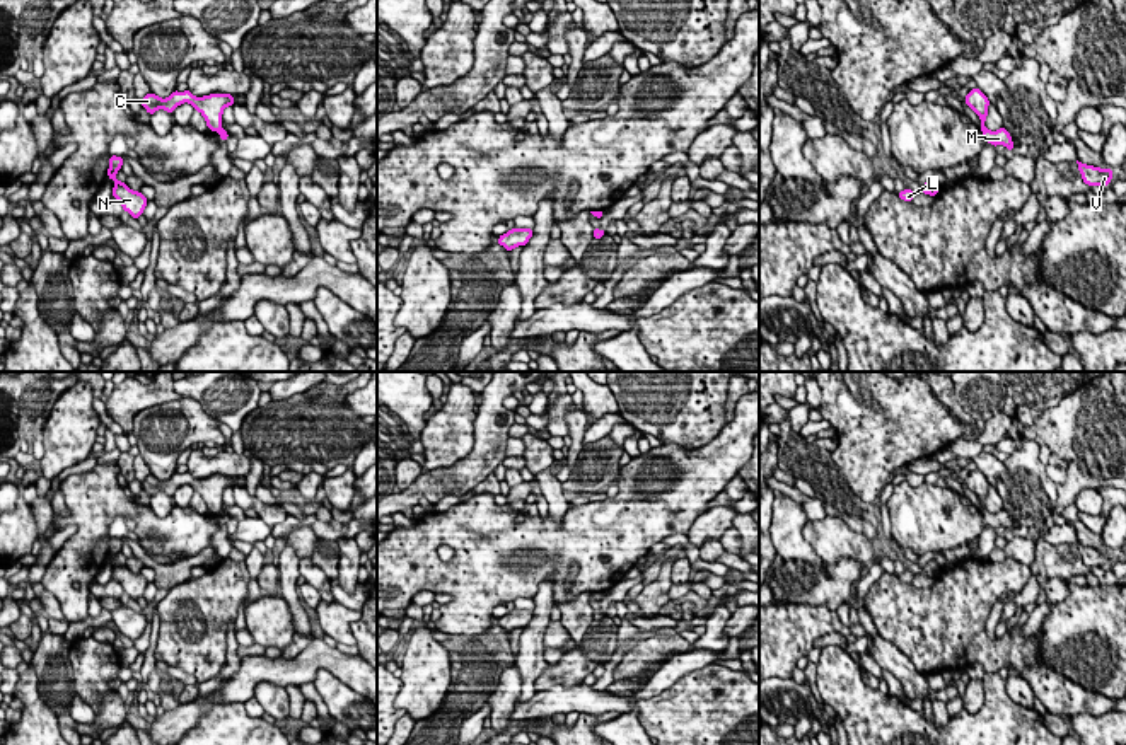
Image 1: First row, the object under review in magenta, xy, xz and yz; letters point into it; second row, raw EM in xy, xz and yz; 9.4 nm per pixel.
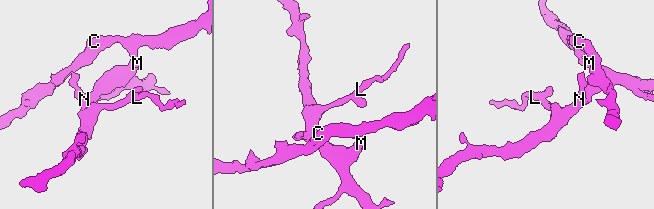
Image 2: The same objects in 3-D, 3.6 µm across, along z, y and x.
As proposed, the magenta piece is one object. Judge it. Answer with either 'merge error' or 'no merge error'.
merge error

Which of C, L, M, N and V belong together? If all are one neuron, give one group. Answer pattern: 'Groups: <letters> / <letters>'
Groups: C / L M N V

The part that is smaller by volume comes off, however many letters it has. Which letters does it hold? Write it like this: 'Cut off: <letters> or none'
Cut off: C

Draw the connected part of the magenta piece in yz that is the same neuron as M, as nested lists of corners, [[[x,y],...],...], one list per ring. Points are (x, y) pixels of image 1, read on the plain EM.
[[[986,510],[981,511],[984,523],[991,525],[993,528],[996,527],[1005,527],[1007,532],[1013,532],[1012,518],[1005,510],[1000,510],[998,513],[990,513]]]

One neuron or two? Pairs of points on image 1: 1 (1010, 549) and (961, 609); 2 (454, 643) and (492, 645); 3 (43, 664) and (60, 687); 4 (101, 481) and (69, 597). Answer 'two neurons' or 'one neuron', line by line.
1: two neurons
2: one neuron
3: one neuron
4: one neuron

